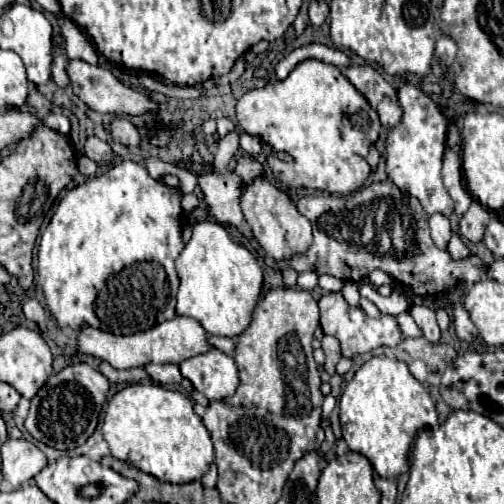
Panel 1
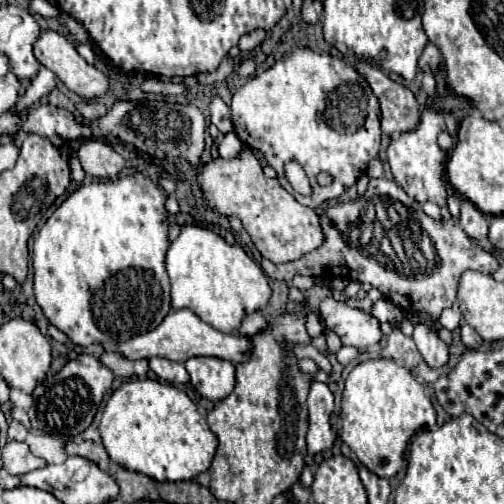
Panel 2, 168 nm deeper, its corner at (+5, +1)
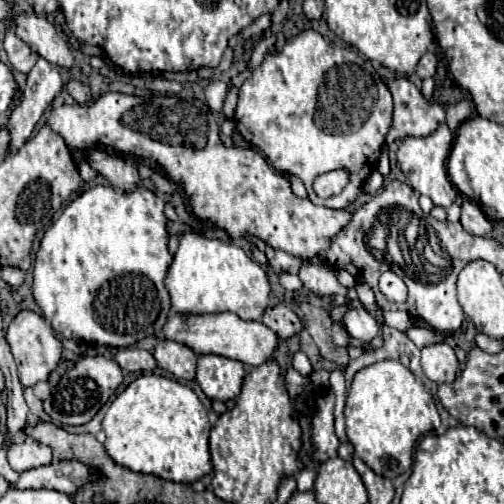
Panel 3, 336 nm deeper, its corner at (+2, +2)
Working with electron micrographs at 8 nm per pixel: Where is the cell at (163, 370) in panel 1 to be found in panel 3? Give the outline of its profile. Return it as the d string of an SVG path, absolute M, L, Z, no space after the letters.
M164 339L156 345L154 357L158 365L174 375L178 381L192 381L196 377L198 355L188 345Z

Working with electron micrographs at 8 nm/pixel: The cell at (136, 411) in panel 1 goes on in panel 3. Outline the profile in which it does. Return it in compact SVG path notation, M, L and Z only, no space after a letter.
M140 375L112 401L112 405L104 415L102 429L106 433L104 441L106 453L118 465L134 473L148 473L176 483L192 483L212 471L212 461L208 451L208 437L210 437L208 411L188 385L182 385L174 379L162 375Z

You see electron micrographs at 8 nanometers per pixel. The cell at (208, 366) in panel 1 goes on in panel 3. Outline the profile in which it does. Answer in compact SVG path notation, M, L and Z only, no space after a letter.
M200 355L196 381L202 391L216 401L236 399L240 395L246 367L240 361L222 355Z

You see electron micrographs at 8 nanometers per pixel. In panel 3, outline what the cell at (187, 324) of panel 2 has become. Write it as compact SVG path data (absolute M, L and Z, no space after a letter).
M170 313L168 323L160 331L160 339L172 339L186 343L198 355L216 353L230 359L236 359L244 365L258 367L274 357L274 351L280 345L280 337L266 327L262 321L244 321L236 313L216 313L216 315L192 315L182 317L178 313Z

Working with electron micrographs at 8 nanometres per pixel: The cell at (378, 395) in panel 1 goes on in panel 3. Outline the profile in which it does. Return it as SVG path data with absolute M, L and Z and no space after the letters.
M380 361L354 375L344 407L344 419L346 435L354 445L354 453L374 473L386 479L396 479L410 469L416 441L440 427L434 399L400 361Z

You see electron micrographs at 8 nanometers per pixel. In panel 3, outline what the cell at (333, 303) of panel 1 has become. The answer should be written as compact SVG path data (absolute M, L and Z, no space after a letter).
M356 307L356 309L348 311L344 315L342 323L344 323L346 331L352 337L360 339L360 341L370 341L370 339L374 339L380 333L380 327L378 327L376 319L364 307Z

